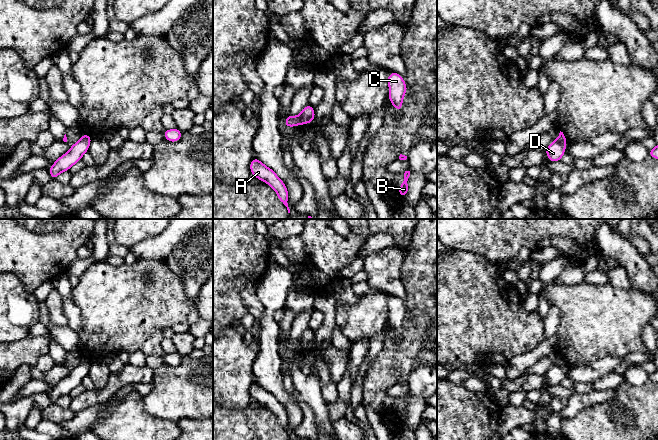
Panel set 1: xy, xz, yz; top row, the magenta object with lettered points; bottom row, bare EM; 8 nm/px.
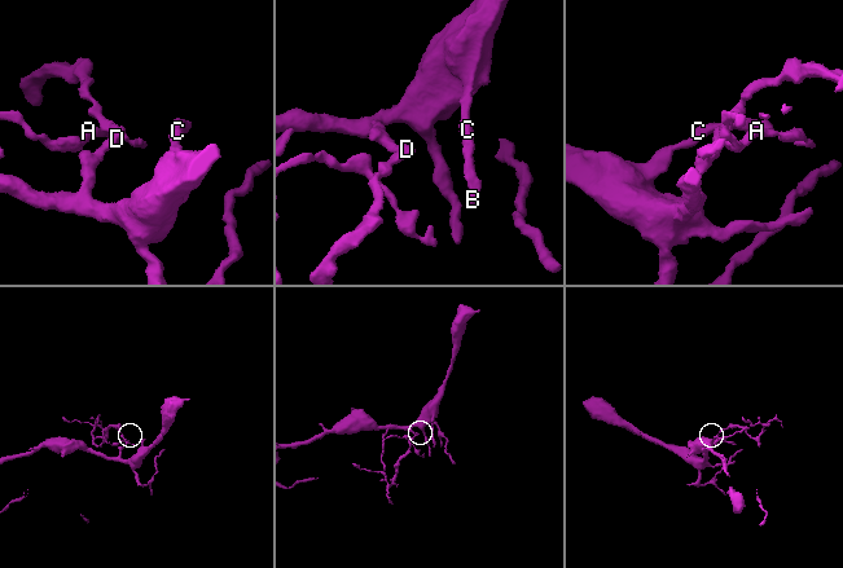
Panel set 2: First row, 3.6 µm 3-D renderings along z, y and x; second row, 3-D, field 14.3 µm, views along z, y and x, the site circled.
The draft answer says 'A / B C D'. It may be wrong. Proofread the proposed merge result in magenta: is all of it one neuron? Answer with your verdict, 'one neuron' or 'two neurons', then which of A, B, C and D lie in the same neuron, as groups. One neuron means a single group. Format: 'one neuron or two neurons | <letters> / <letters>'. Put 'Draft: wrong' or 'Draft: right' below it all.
two neurons | A / B C D
Draft: right

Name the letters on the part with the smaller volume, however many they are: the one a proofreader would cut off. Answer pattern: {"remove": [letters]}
{"remove": ["A"]}

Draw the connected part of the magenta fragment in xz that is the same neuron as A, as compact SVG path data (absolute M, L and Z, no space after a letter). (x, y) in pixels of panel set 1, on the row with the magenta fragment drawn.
M256 157L251 161L250 171L257 179L264 181L276 191L279 200L287 207L288 213L290 213L287 203L289 199L287 188L275 172Z

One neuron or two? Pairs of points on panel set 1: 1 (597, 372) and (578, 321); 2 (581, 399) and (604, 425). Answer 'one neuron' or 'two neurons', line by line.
1: two neurons
2: two neurons

